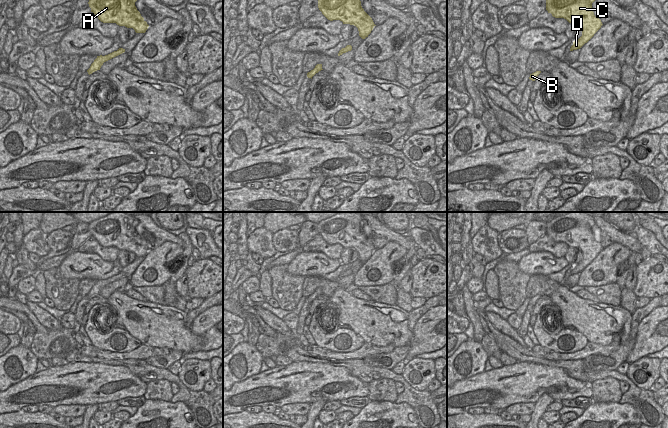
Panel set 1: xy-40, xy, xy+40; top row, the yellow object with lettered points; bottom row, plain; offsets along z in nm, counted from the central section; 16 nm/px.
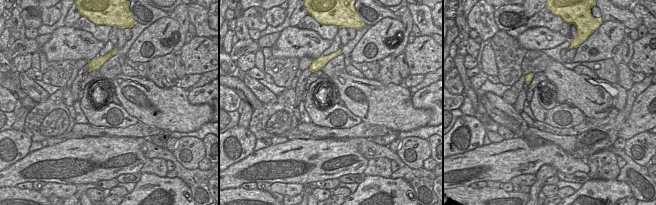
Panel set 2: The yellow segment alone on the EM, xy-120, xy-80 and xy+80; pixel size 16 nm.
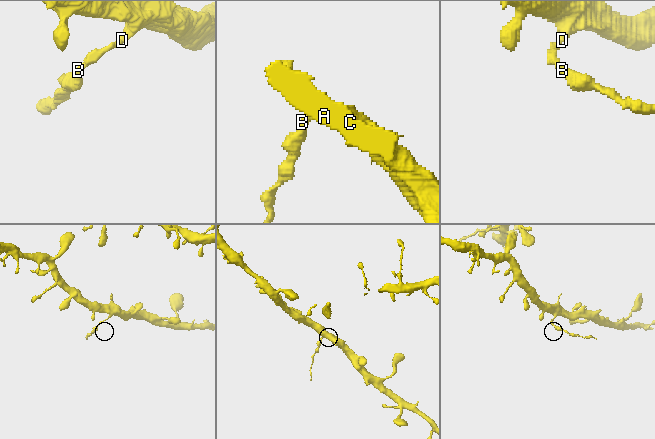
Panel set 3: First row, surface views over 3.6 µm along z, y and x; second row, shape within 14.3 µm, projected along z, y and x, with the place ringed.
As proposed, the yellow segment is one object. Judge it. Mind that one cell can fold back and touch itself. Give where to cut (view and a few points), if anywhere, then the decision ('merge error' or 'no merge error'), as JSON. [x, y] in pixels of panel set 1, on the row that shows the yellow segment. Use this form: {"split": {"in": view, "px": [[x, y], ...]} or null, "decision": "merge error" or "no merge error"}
{"split": {"in": "xy-40", "px": [[118, 49], [123, 52]]}, "decision": "merge error"}

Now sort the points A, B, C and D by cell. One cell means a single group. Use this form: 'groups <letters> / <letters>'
groups A C D / B

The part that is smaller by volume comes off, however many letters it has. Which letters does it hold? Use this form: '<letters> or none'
B

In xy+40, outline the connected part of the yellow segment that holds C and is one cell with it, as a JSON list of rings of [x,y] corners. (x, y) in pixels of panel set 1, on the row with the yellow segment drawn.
[[[546,0],[546,10],[555,18],[564,18],[582,28],[582,36],[573,42],[570,51],[580,49],[603,25],[592,9],[595,0]]]

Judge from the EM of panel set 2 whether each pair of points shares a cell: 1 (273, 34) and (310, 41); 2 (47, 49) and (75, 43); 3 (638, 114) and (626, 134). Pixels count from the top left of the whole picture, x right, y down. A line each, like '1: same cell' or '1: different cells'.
1: different cells
2: same cell
3: same cell

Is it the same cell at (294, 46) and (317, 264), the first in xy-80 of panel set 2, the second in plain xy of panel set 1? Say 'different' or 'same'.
same

